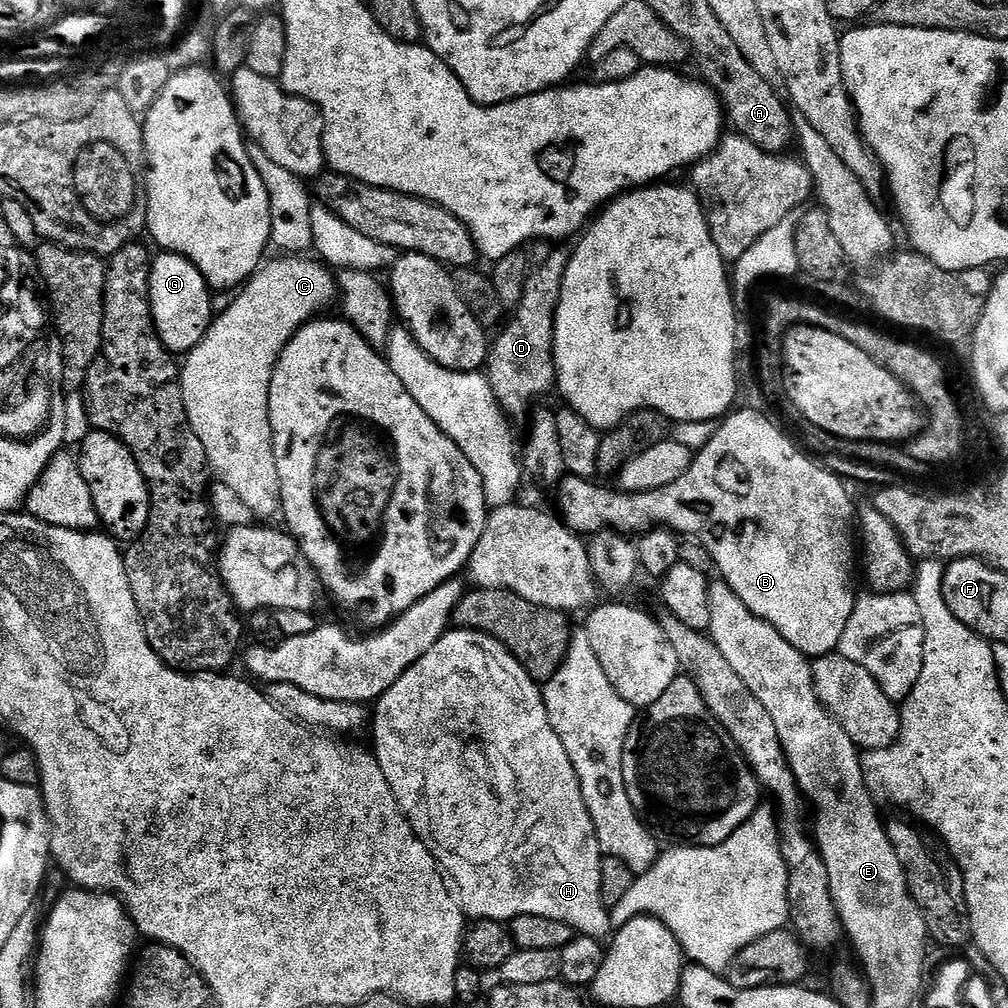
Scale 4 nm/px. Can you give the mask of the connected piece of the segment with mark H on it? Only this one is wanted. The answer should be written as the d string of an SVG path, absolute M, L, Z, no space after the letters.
M457 627L449 630L441 640L434 642L434 650L422 654L422 658L418 658L418 662L414 662L414 666L410 666L406 674L402 674L402 678L398 678L398 682L394 682L394 686L390 686L390 690L386 690L386 694L382 694L375 701L375 708L376 713L373 716L371 713L370 716L370 728L372 724L371 747L374 749L376 761L382 766L382 774L386 774L386 782L390 782L390 790L394 790L394 798L404 811L414 834L432 852L433 858L454 885L455 895L465 917L473 921L501 922L510 922L519 916L550 918L554 922L570 926L573 933L599 941L603 941L613 931L610 910L602 902L600 893L600 843L596 837L594 822L586 810L586 802L582 798L582 786L578 782L574 762L570 762L570 754L566 754L566 746L562 746L562 738L558 738L550 722L543 691L538 687L537 681L532 680L530 674L526 674L526 670L508 653L506 646L498 643L493 636L472 632L469 628Z

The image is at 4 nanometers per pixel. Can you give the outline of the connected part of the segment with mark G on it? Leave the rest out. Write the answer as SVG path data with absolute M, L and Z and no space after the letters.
M161 251L152 261L150 270L150 306L160 341L173 354L194 351L212 325L213 289L202 278L202 274L186 258L173 252Z

